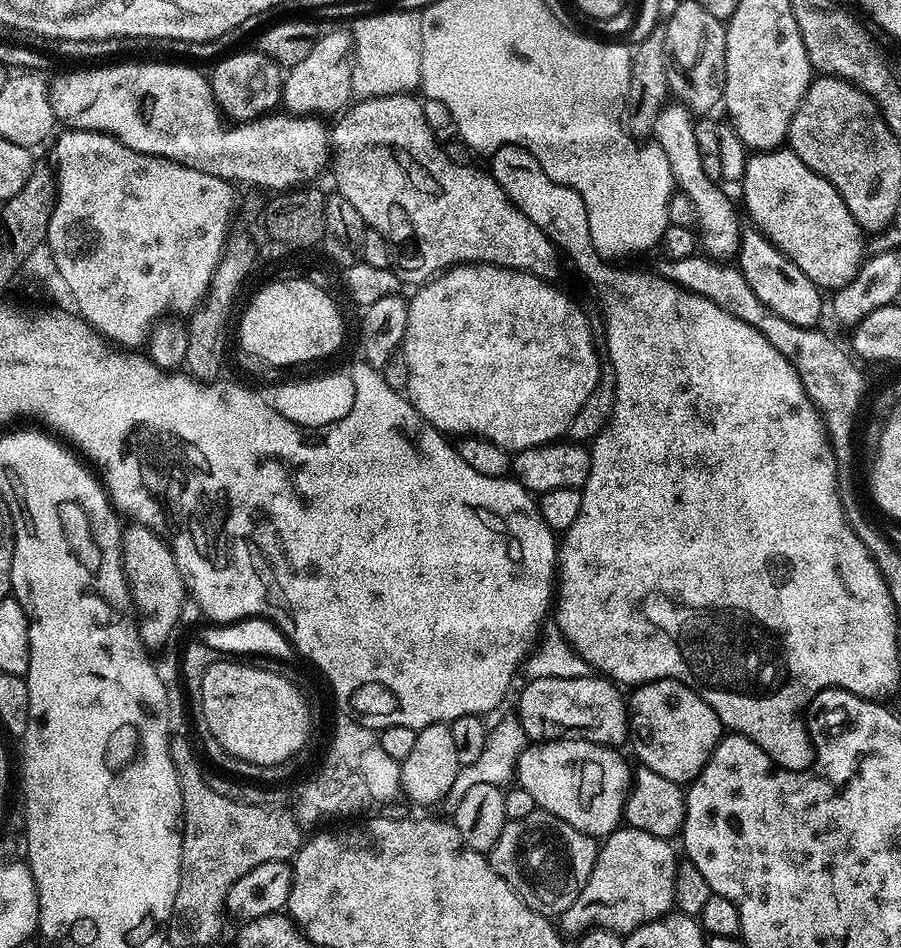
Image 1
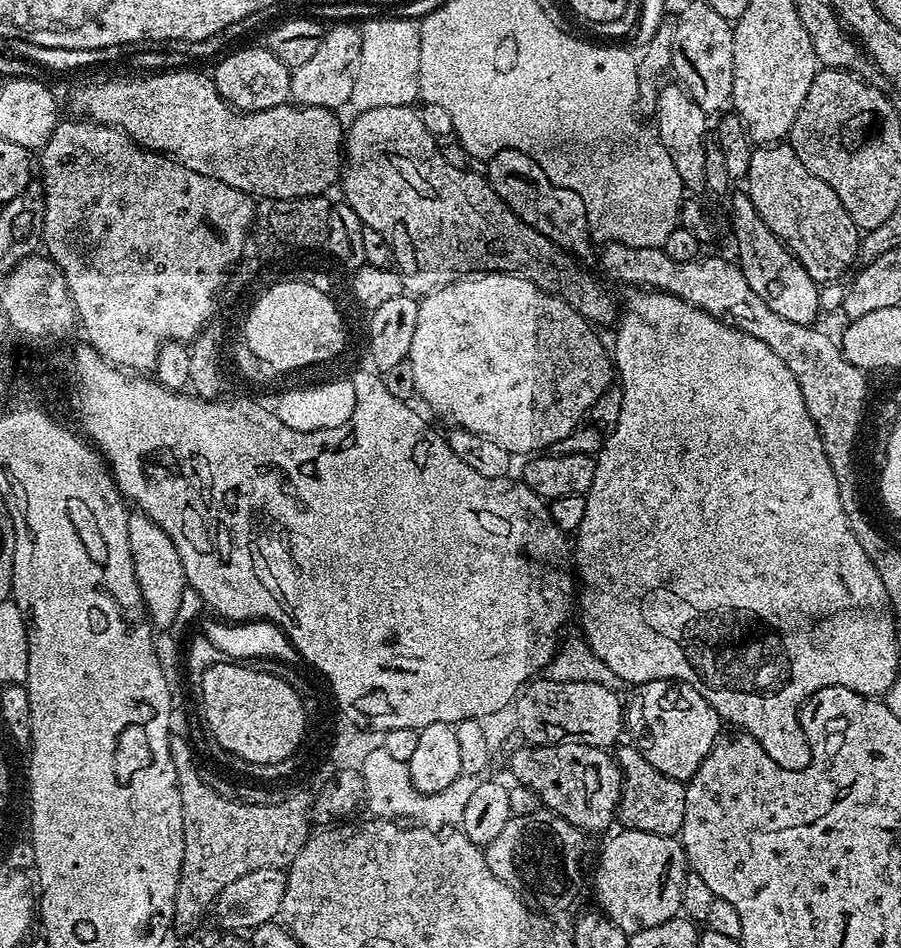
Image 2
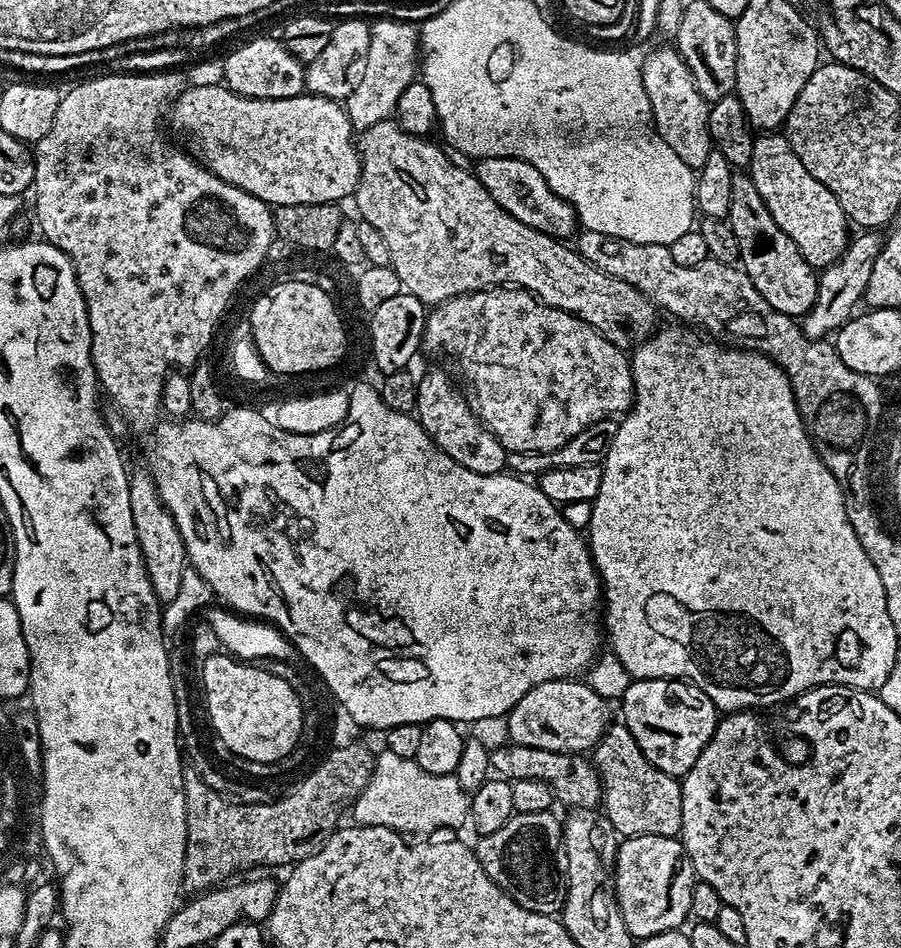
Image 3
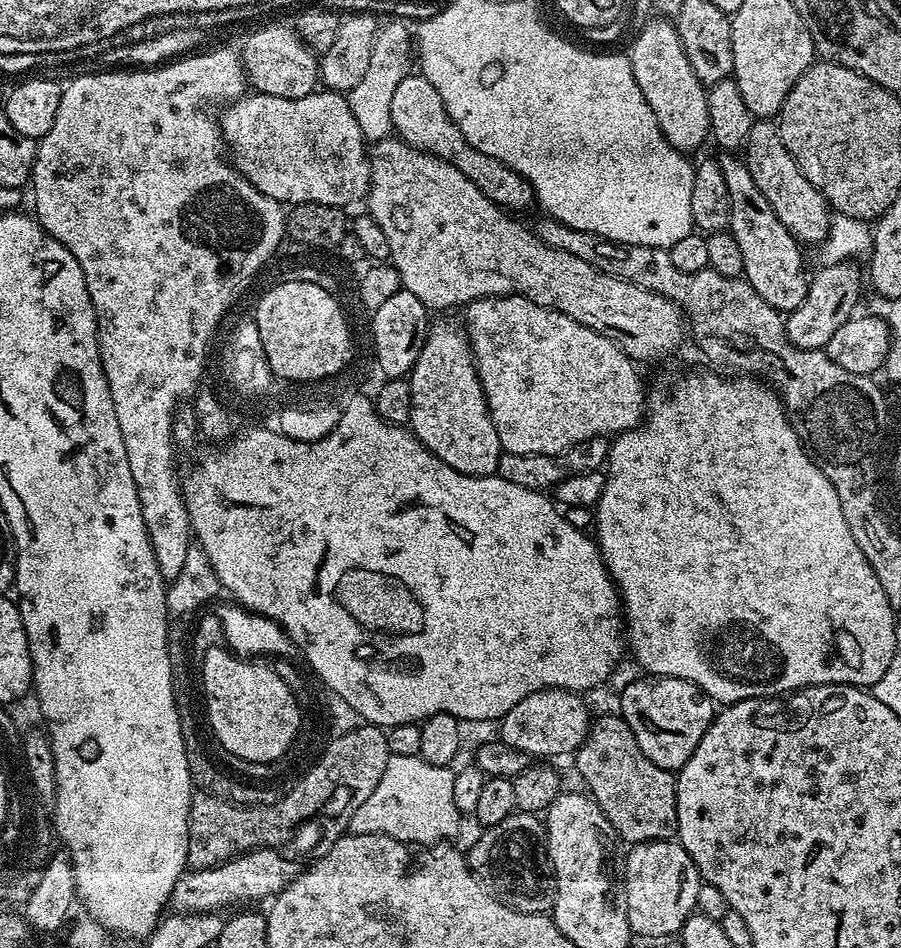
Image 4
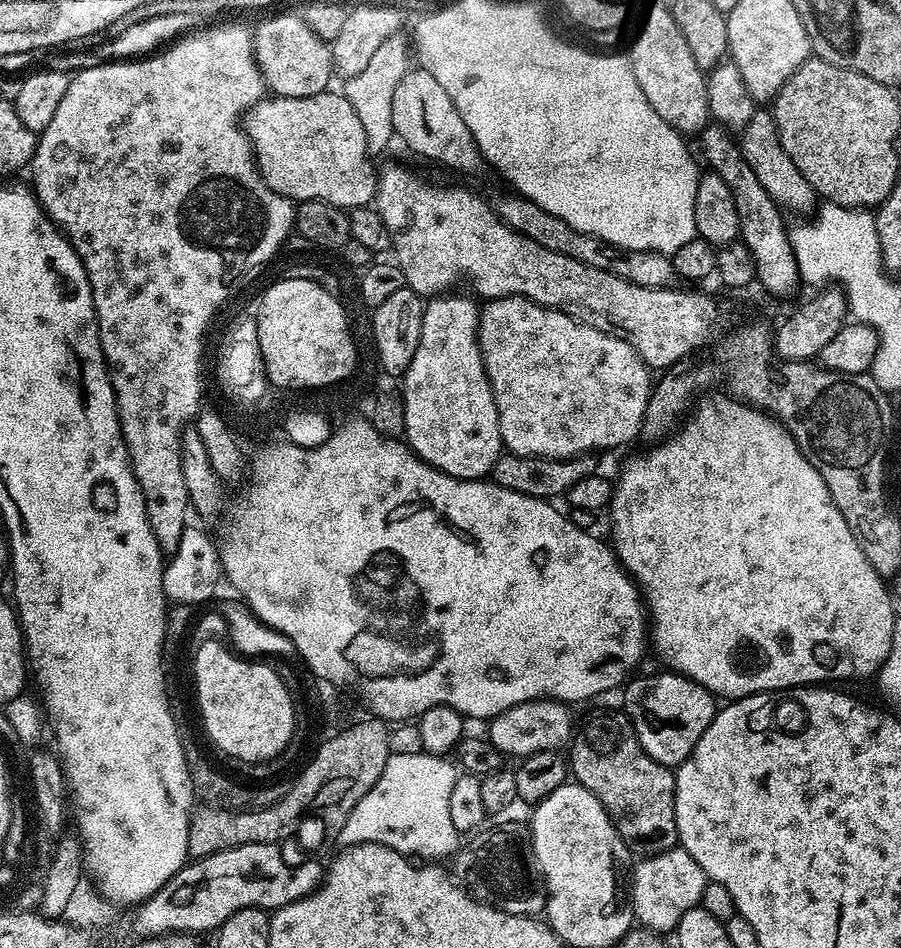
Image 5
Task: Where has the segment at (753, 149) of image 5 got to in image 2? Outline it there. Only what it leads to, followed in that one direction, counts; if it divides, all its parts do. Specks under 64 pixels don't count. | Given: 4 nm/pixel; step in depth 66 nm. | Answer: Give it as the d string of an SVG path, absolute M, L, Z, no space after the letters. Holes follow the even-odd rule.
M769 144L753 151L746 191L762 222L770 226L773 234L790 249L806 274L810 274L817 284L823 286L839 281L840 275L852 263L857 263L861 229L850 218L846 206L838 202L838 194L834 194L822 178L814 178L814 174L802 166L802 158L794 154L791 144Z

